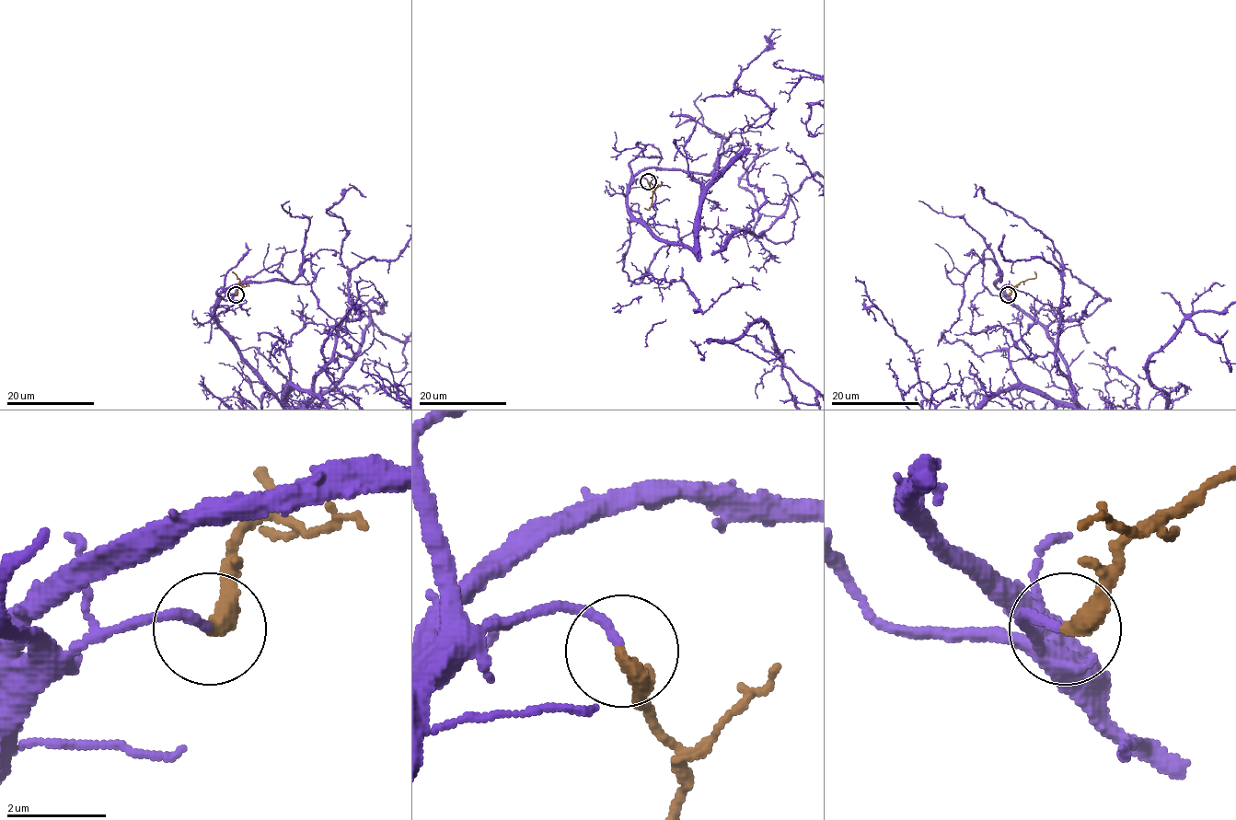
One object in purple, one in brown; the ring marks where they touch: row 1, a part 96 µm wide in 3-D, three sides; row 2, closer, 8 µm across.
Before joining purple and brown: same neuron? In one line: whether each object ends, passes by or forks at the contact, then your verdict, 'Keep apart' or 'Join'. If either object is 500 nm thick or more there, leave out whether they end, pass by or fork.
At the ring purple ends. At the ring brown ends. Join

